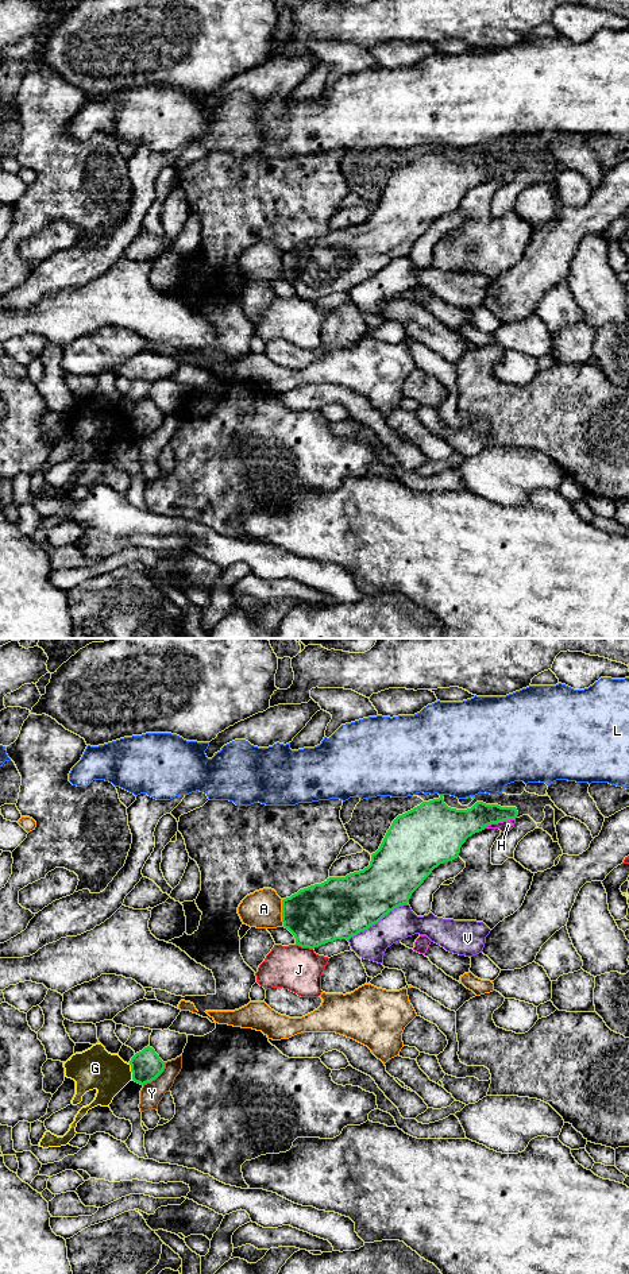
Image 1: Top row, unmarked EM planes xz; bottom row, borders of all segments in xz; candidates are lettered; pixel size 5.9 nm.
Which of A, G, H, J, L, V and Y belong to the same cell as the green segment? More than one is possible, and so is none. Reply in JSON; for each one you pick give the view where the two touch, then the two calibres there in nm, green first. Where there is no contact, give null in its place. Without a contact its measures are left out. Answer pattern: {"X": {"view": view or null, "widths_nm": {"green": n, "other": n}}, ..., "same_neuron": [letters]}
{"A": {"view": "xz", "widths_nm": {"green": 360, "other": 220}}, "same_neuron": ["A"]}

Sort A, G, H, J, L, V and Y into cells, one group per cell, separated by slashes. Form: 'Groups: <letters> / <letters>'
Groups: A / G J / H / L / V / Y

